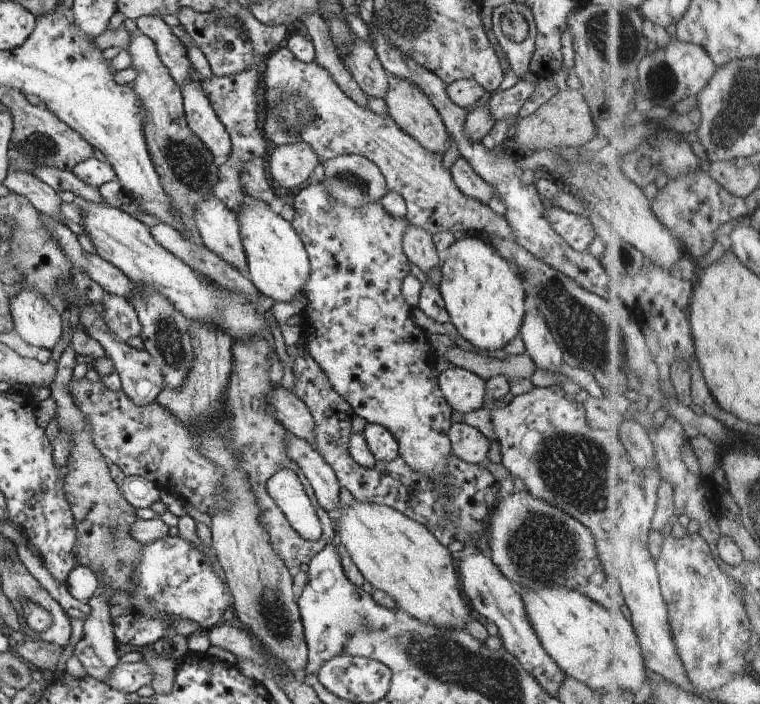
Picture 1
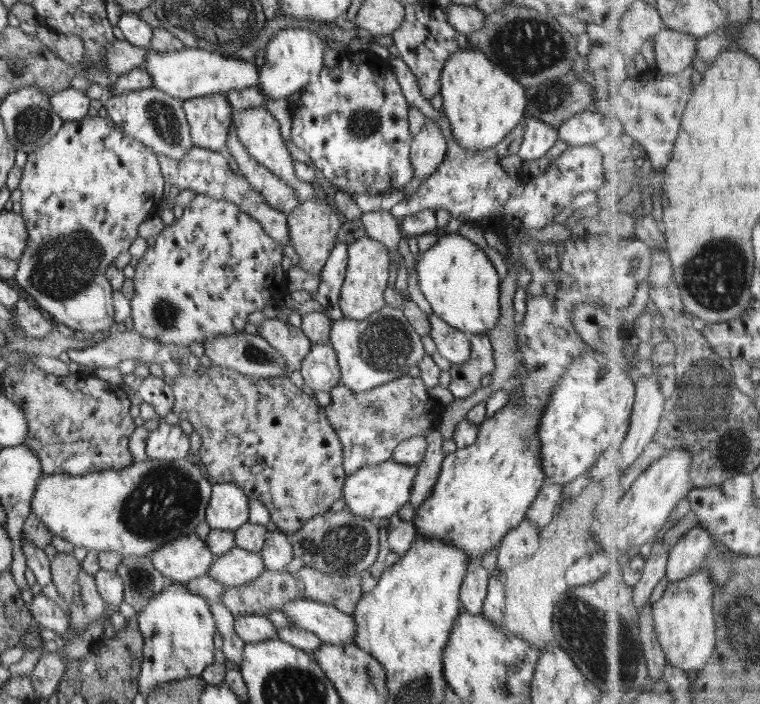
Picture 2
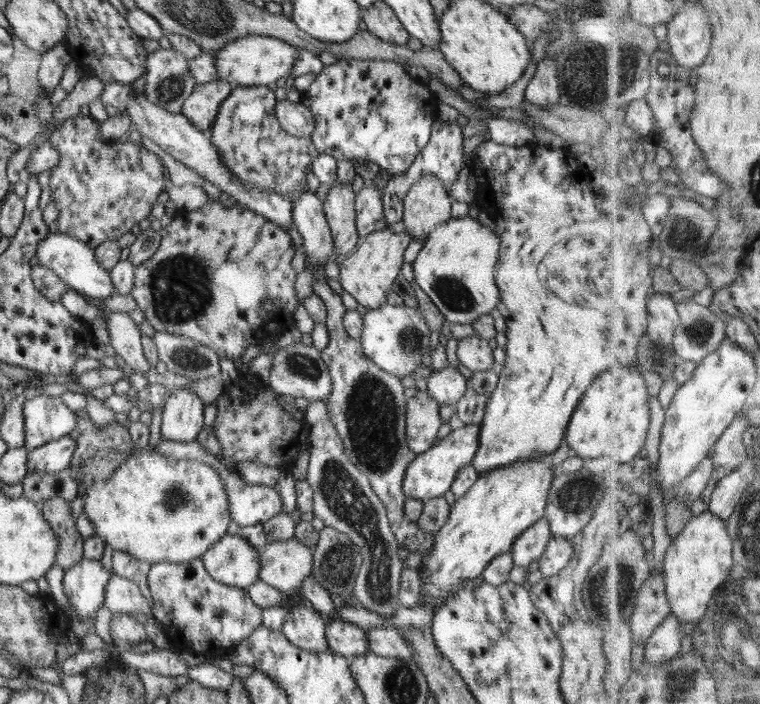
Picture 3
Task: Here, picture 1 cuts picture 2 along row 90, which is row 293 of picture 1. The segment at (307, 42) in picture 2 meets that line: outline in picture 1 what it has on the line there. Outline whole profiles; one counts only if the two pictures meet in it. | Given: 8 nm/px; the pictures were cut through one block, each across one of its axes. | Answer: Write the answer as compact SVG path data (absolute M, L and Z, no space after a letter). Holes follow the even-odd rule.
M254 198L244 203L235 215L249 268L248 278L258 292L275 302L288 302L298 292L302 293L310 274L310 263L303 242L291 223L272 211L264 201Z

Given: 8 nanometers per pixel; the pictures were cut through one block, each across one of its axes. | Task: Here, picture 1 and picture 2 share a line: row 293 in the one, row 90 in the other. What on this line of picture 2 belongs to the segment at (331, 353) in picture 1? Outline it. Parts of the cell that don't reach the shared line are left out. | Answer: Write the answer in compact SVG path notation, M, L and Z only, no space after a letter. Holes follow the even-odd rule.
M354 54L351 60L339 61L334 68L323 67L317 78L302 90L300 100L291 105L291 140L340 191L369 195L404 191L414 177L410 163L413 136L408 128L408 108L408 101L390 64L373 55L366 58Z

